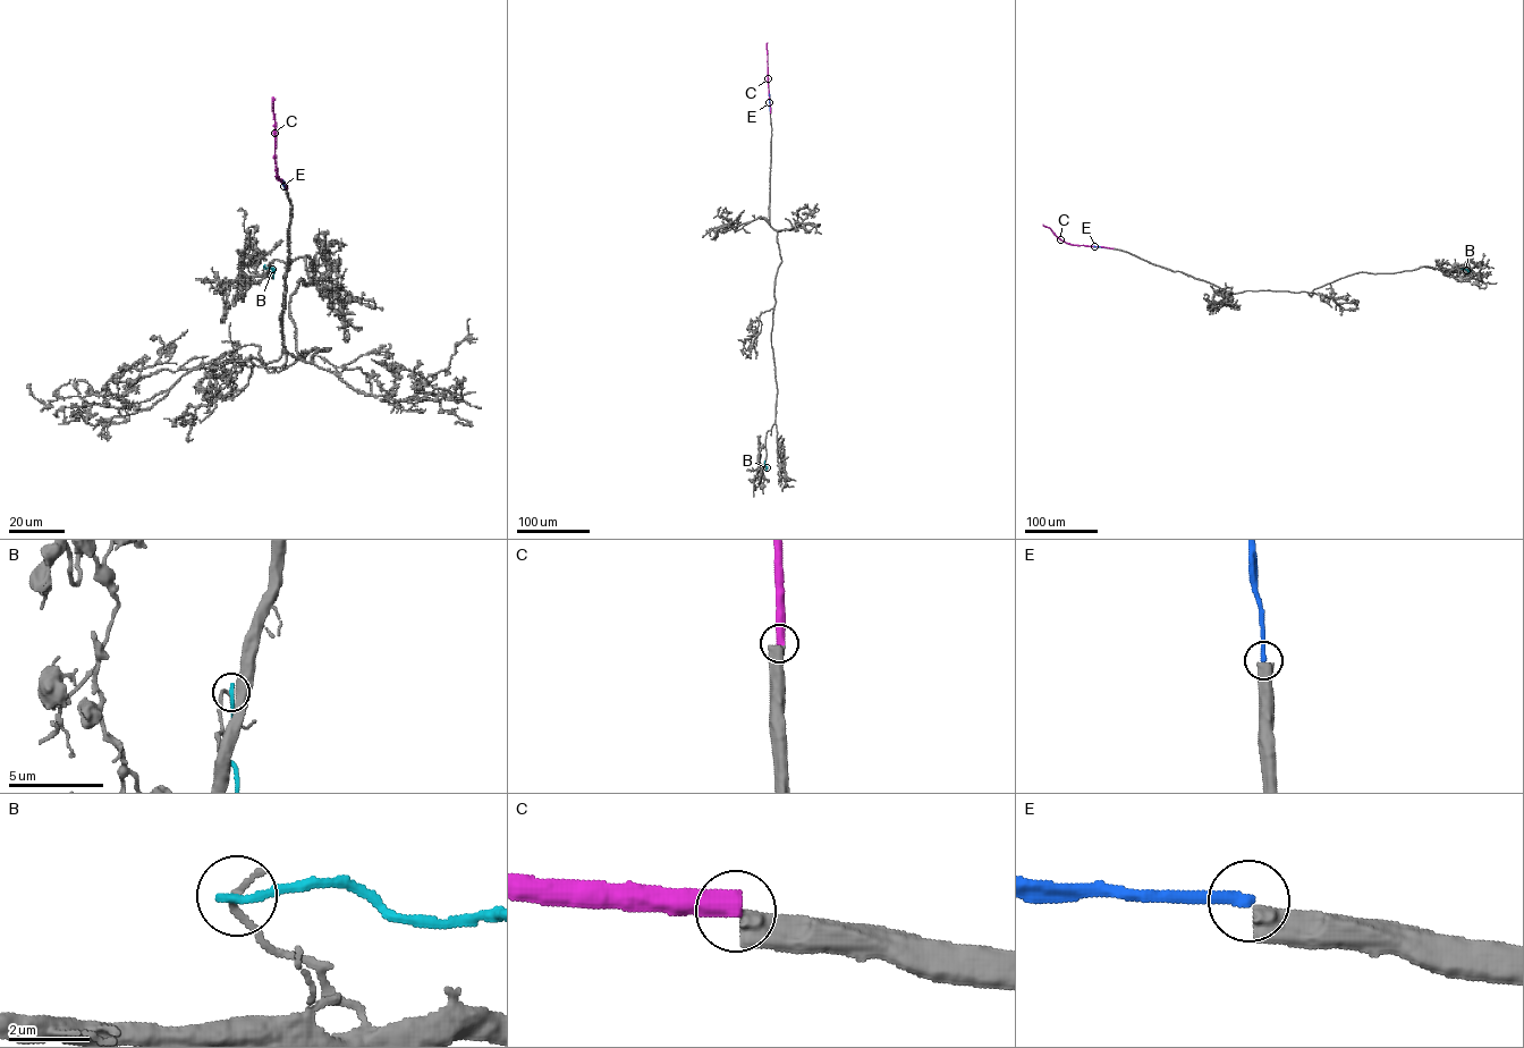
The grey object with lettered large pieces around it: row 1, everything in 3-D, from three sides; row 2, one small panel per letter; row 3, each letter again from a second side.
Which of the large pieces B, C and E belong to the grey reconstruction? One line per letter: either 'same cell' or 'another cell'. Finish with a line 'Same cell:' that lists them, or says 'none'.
B: another cell
C: another cell
E: another cell
Same cell: none

